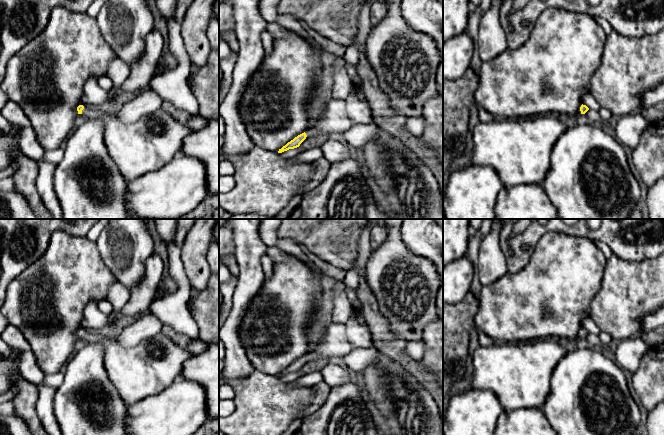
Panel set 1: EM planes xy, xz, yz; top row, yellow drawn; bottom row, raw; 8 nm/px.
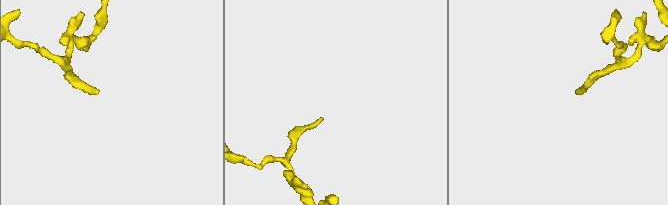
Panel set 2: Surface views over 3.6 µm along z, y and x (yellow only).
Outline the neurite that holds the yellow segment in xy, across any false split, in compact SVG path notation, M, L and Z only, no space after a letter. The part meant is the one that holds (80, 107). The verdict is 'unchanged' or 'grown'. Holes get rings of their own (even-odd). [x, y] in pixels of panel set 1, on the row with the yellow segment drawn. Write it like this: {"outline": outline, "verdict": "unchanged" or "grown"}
{"outline": "M79 105L77 111L89 120L100 120L103 123L104 143L108 155L126 181L164 167L180 153L185 137L193 131L162 108L132 123L125 123L118 113L94 111L83 105Z", "verdict": "grown"}

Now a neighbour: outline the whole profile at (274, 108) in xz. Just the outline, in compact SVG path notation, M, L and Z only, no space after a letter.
M285 29L285 35L273 40L273 51L265 55L253 73L242 99L239 112L255 146L278 152L288 142L306 132L313 93L321 86L322 48L313 47L297 33Z

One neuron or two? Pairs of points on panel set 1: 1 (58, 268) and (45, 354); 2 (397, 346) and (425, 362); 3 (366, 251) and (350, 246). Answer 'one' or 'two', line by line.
1: one
2: two
3: two

